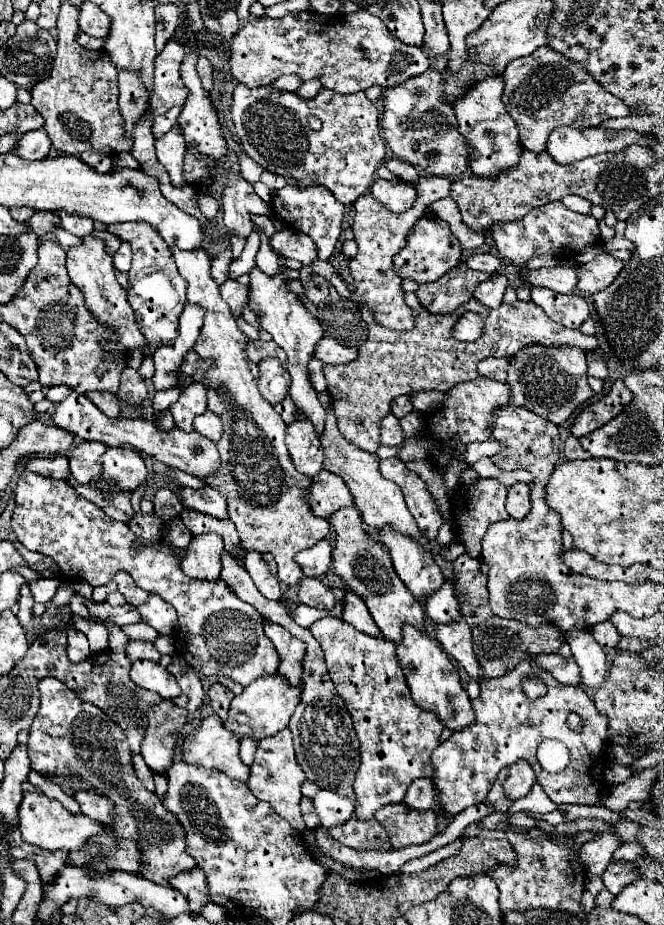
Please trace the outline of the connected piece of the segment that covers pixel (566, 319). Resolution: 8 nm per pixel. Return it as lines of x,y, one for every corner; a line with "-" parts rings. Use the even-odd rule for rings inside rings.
532,288
532,302
538,304
546,316
566,328
580,328
590,316
590,306
580,296
566,296
548,288

